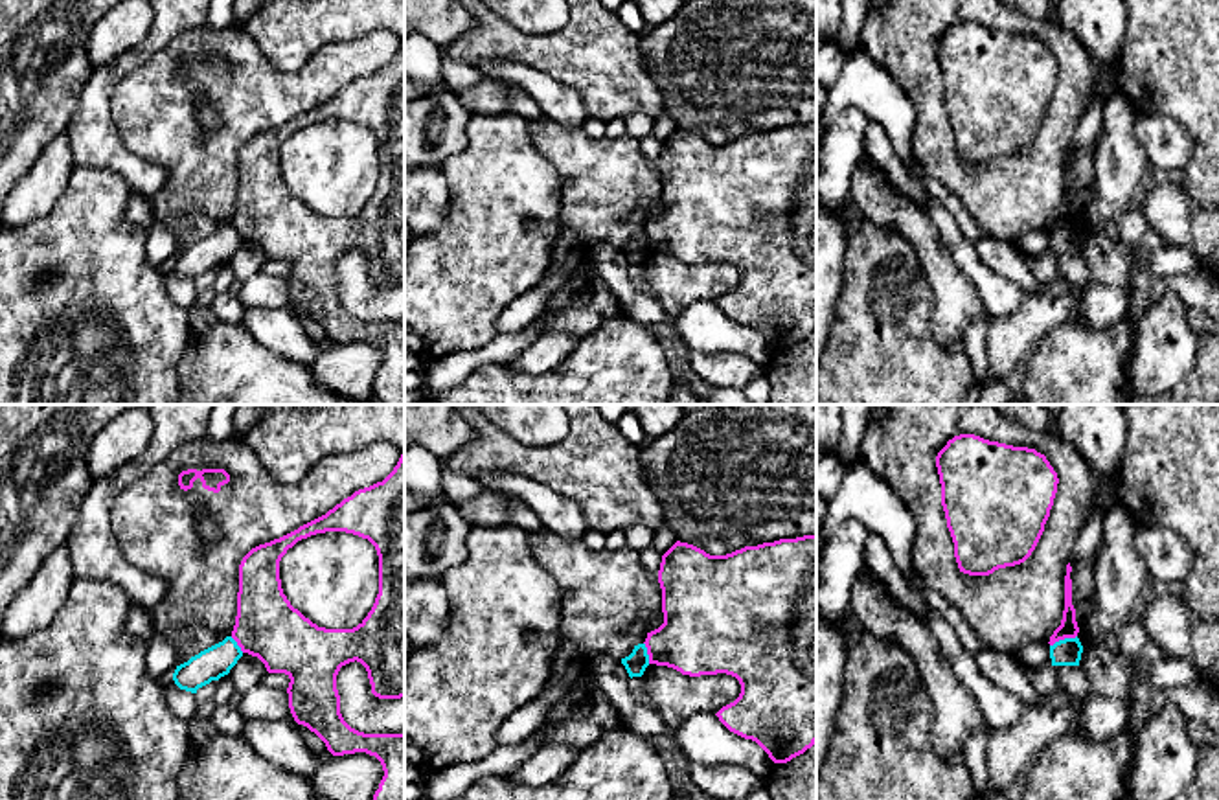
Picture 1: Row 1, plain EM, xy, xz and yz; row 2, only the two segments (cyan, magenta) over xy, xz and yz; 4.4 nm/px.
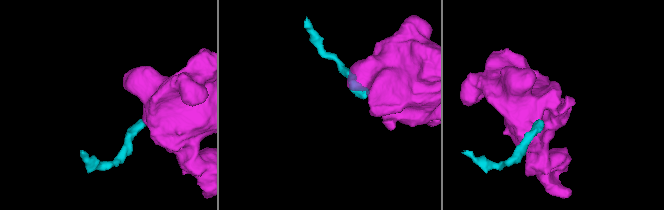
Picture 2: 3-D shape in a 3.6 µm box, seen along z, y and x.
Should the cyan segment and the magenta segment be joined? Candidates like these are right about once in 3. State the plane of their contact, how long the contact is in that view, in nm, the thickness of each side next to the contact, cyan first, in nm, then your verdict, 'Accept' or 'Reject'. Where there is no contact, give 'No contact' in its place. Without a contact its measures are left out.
Touches cyan in yz. Shared border 130 nm. Thickness 120 nm (cyan) against 80 nm. Reject

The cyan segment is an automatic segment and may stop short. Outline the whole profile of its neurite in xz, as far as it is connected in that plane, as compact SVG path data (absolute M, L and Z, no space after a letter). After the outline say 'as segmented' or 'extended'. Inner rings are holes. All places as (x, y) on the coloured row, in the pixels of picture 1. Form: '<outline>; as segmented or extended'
M645 644L634 646L632 653L621 658L629 677L642 677L645 668L649 666L649 655Z; as segmented

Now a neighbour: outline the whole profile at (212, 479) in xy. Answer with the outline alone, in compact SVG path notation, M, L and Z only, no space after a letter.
M188 469L178 474L180 489L191 489L197 478L202 482L204 489L213 493L219 493L221 487L230 482L230 474L224 469Z

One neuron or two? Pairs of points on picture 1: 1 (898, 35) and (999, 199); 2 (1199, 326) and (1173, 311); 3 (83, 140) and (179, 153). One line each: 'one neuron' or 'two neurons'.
1: one neuron
2: two neurons
3: two neurons

